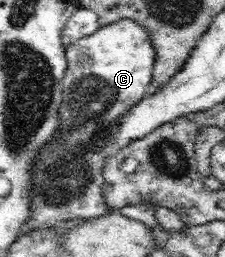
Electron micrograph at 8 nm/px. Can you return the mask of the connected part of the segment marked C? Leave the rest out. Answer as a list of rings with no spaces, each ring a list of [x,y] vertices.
[[[123,19],[109,26],[101,27],[94,34],[75,41],[66,48],[67,70],[61,81],[62,102],[59,108],[58,132],[54,140],[43,148],[35,158],[31,170],[31,211],[30,218],[21,227],[20,234],[52,228],[66,220],[84,218],[93,220],[104,216],[108,212],[102,185],[102,166],[111,151],[104,147],[94,147],[93,139],[102,135],[122,114],[126,114],[134,104],[142,99],[152,86],[152,73],[154,72],[154,56],[156,50],[146,29],[142,29],[136,21]]]

